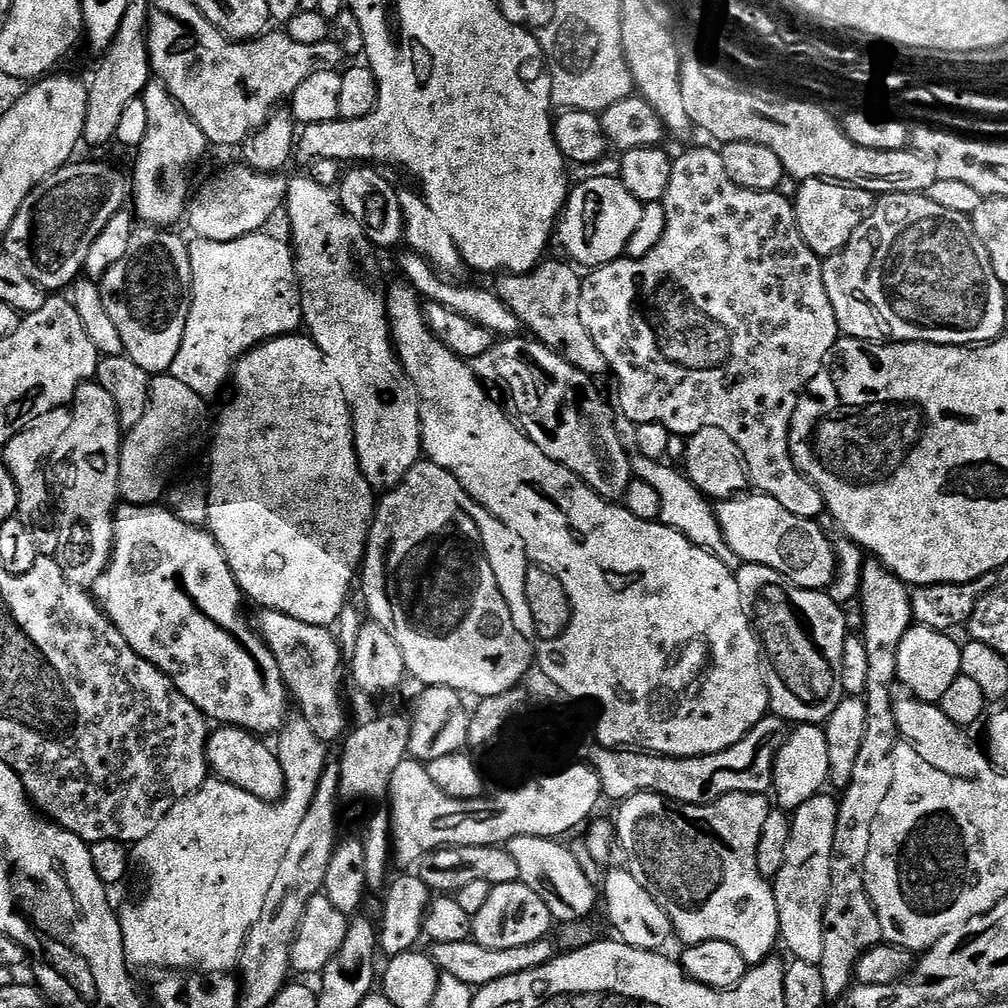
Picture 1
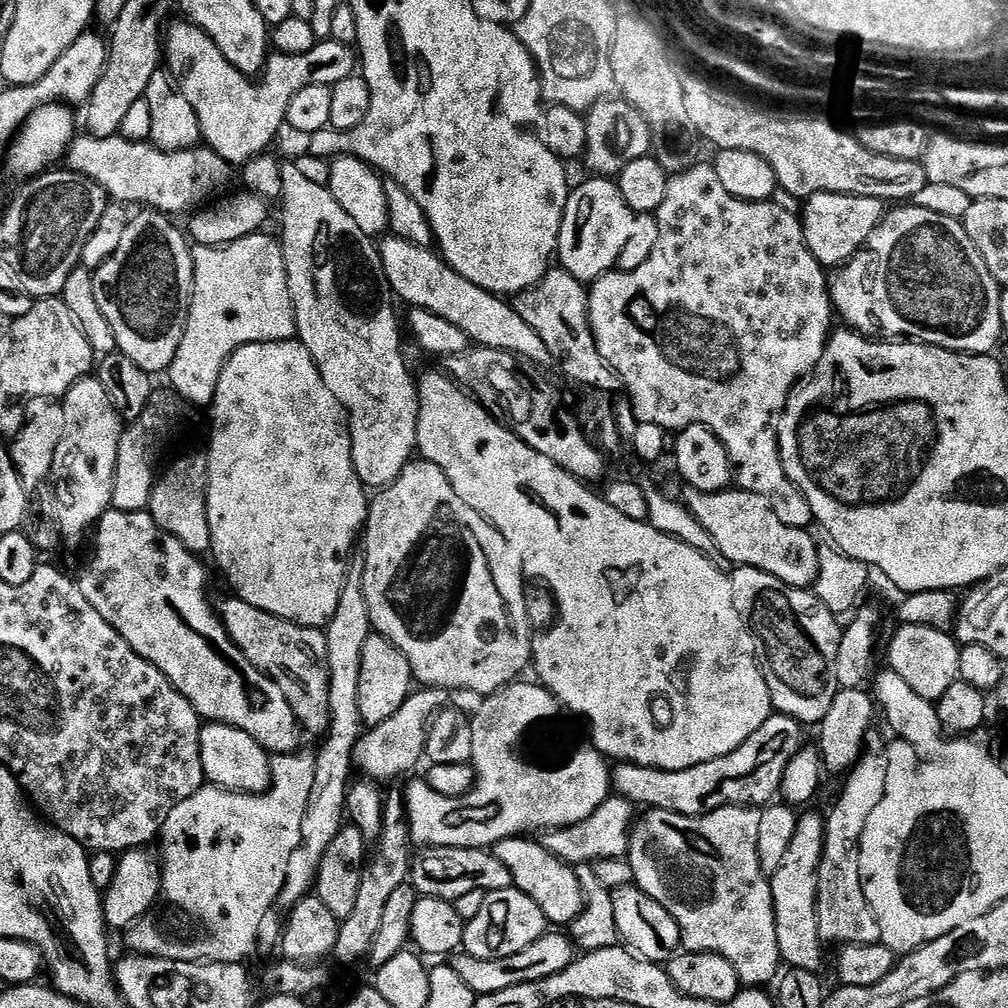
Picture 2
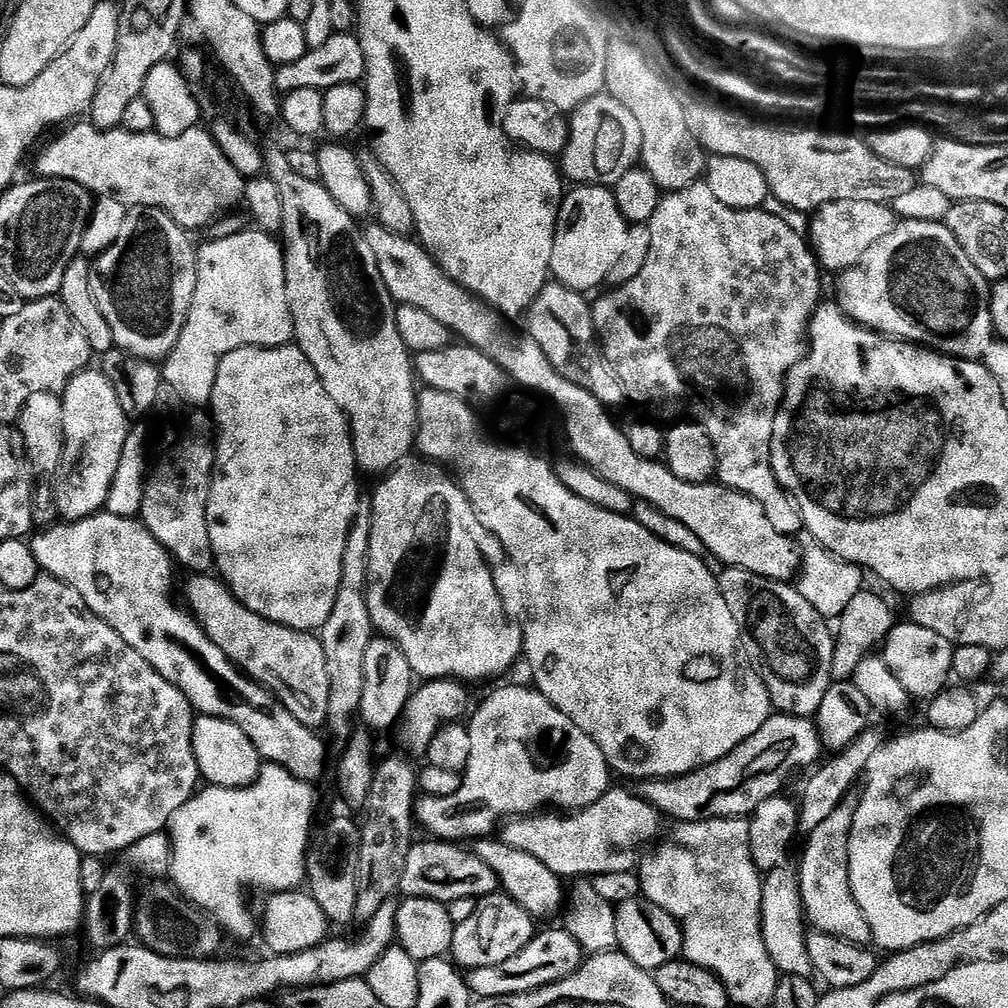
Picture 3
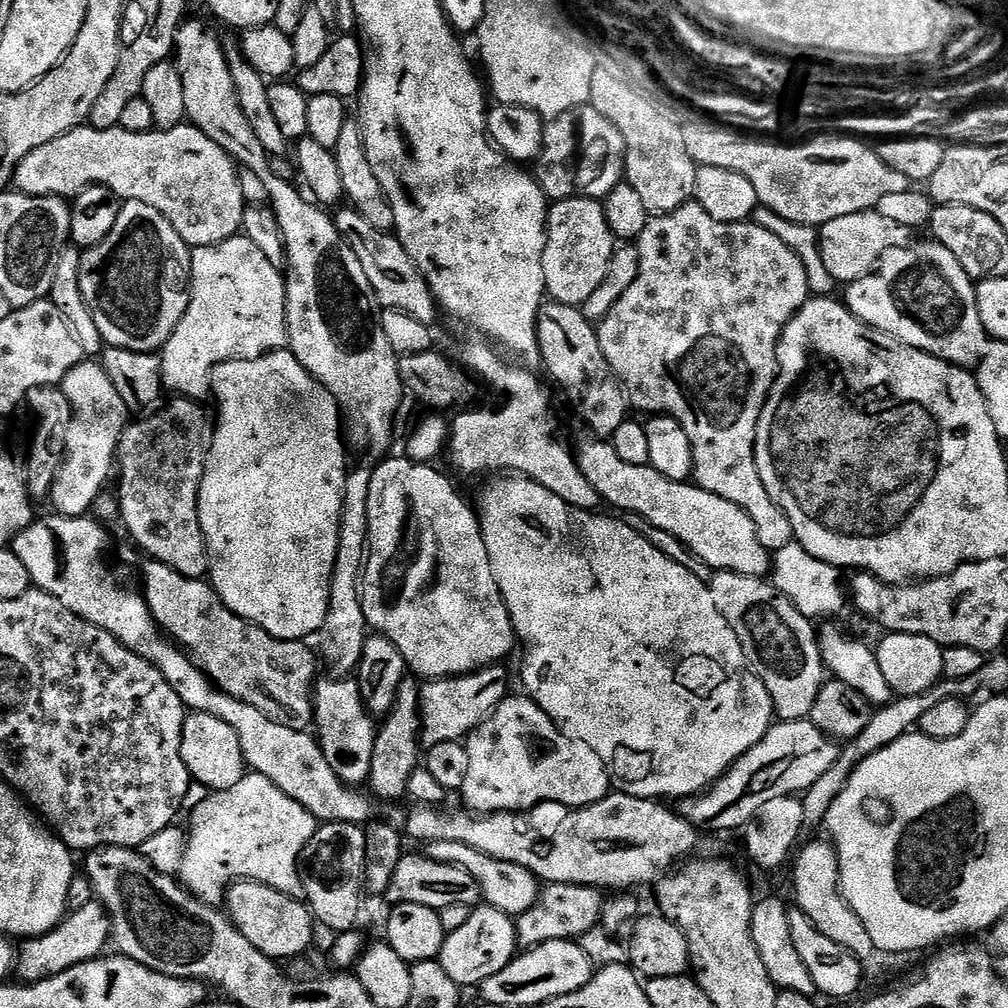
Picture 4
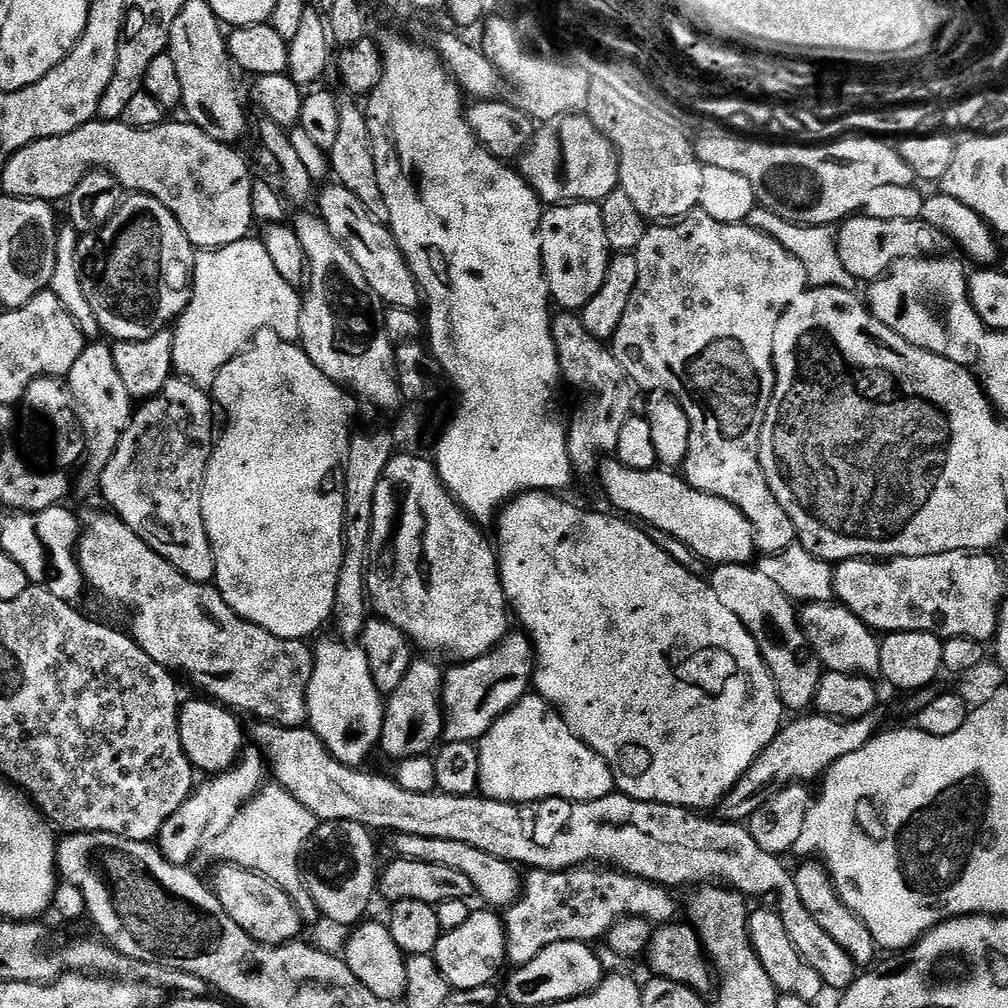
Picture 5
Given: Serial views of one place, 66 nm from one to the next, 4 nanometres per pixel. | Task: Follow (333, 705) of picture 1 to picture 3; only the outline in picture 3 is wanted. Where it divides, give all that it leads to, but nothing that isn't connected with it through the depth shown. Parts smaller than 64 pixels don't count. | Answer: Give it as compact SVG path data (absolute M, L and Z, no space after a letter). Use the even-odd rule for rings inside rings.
M196 574L191 579L184 588L187 611L195 616L214 646L218 646L248 679L269 689L302 726L323 729L330 710L330 678L326 674L326 654L322 654L319 635L311 631L299 632L254 614L215 575Z

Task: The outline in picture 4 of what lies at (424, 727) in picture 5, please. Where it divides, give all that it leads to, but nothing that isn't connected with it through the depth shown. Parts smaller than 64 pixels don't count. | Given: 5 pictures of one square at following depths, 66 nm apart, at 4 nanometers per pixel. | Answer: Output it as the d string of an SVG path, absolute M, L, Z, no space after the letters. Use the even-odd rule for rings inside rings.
M406 678L398 686L396 696L387 709L388 717L379 721L374 742L374 762L370 766L367 785L372 786L371 795L385 796L388 800L396 800L408 796L408 783L417 768L422 764L422 745L420 743L420 691L419 679Z

